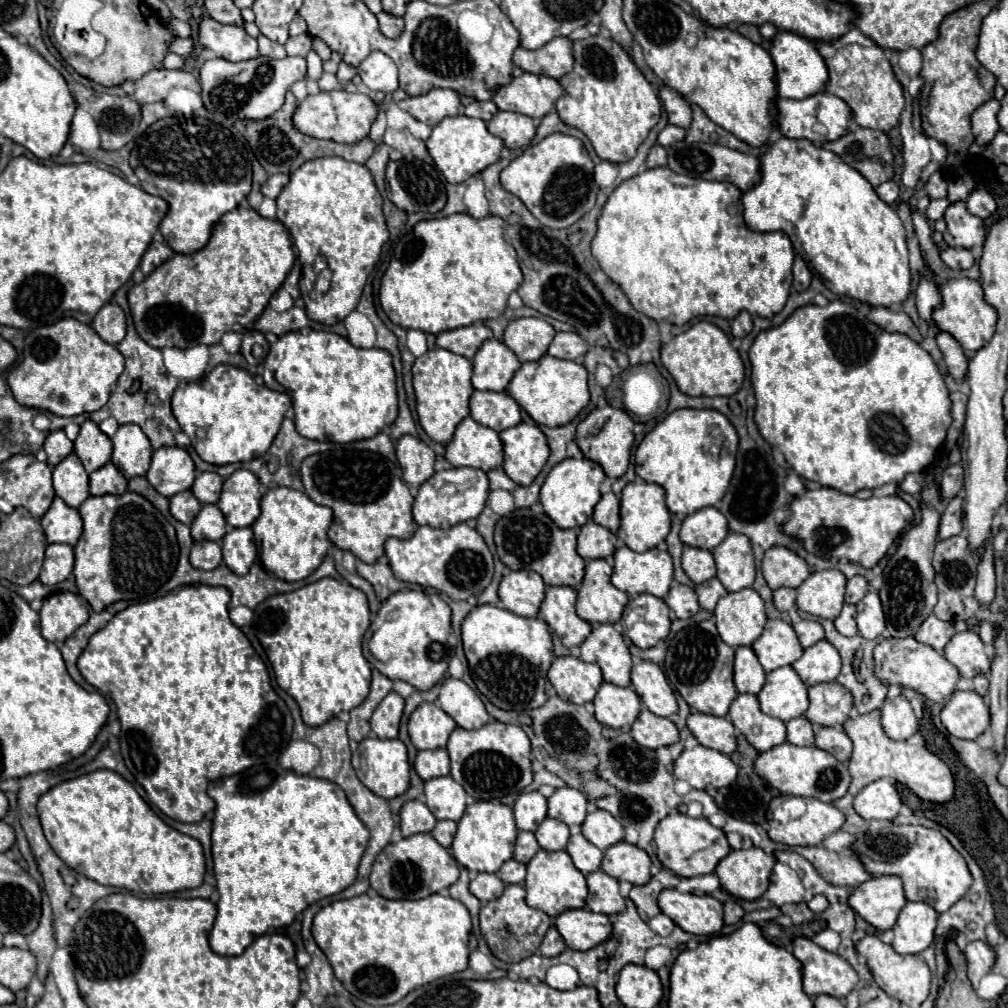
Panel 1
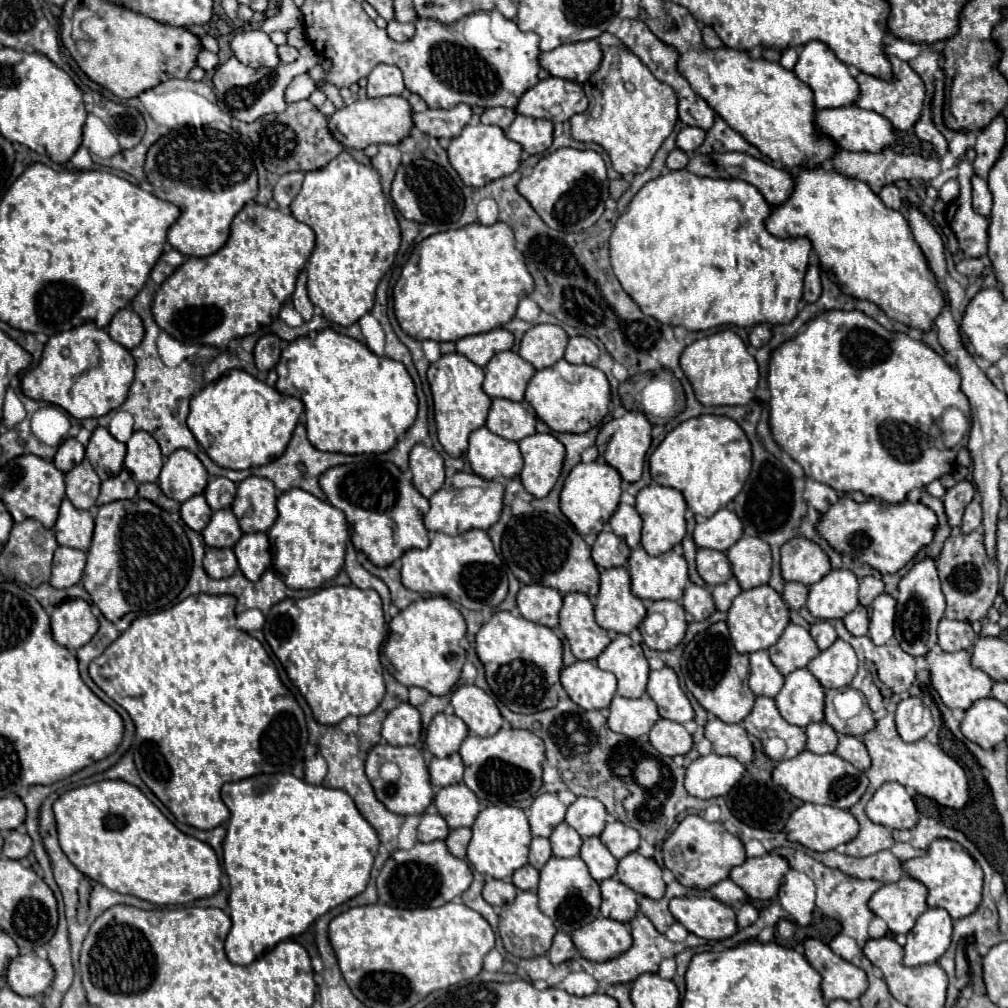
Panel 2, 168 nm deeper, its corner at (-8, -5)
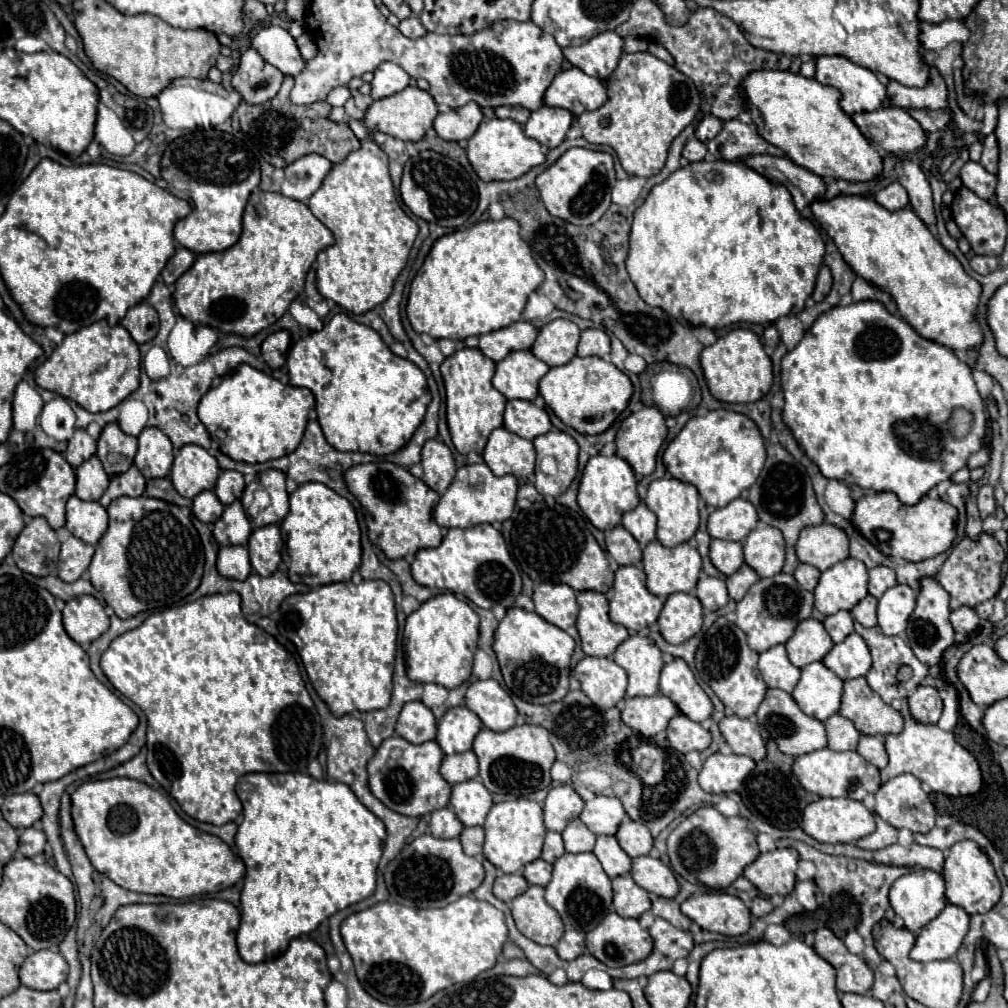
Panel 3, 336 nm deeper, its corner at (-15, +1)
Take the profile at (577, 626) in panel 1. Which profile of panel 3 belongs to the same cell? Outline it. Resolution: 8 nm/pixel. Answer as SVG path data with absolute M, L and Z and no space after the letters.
M583 590L577 594L579 616L577 630L581 636L581 646L587 656L611 656L615 648L629 636L625 626L609 620L609 602L605 594L595 590Z

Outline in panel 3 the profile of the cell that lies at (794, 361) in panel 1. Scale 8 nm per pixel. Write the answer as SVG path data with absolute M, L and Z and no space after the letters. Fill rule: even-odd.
M855 302L823 312L803 340L783 356L781 388L785 394L783 422L825 478L877 492L891 490L903 504L915 504L937 482L949 480L953 472L963 468L969 454L983 448L985 406L971 368L961 362L953 350L921 338L907 322L887 314L879 302ZM957 406L971 410L975 416L973 430L961 440L951 438L949 432L947 436L943 434L943 424Z

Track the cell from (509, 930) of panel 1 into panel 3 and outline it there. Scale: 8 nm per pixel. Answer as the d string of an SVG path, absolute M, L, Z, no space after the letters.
M529 886L527 892L517 896L511 902L511 914L517 930L541 946L555 946L565 932L557 910L547 906L545 888L541 886Z

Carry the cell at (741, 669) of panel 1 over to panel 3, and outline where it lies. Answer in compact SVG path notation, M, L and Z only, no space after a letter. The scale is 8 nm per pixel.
M773 646L759 654L759 672L769 688L791 692L799 680L799 668L787 658L785 646Z

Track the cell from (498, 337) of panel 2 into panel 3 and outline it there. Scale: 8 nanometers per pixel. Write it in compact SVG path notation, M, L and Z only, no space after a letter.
M519 320L507 328L493 330L489 334L481 334L479 336L479 350L487 358L499 362L513 350L531 348L535 338L537 338L537 328L533 328L533 324L529 324L529 322Z

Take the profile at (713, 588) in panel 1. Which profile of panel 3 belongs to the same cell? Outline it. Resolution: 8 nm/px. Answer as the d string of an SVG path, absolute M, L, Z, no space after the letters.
M743 564L735 574L731 574L727 578L727 590L729 590L729 596L739 602L743 598L743 594L749 590L751 584L755 584L759 580L759 576L755 574L753 568L749 568L747 564Z

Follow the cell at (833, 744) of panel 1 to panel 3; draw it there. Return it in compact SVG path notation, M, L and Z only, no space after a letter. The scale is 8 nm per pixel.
M861 734L859 744L857 744L857 752L877 768L887 766L887 752L885 752L883 736L865 736L865 734Z

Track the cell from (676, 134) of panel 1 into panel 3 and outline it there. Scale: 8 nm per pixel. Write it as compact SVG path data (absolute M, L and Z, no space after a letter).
M705 116L701 122L699 122L699 126L697 126L697 130L695 130L695 136L703 142L703 144L707 144L711 138L715 138L717 134L719 134L719 130L721 130L721 120L719 118L715 118L715 116Z

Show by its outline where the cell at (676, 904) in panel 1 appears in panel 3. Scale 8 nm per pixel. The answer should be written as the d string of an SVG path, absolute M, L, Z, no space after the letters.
M703 892L689 896L681 904L681 910L703 930L725 936L745 934L751 926L749 908L737 896L727 892Z

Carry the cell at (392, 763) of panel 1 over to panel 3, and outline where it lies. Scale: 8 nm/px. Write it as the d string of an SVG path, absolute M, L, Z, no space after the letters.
M401 736L387 738L371 758L369 770L369 788L371 792L391 810L405 816L423 816L433 810L445 808L449 802L451 786L439 774L439 764L443 752L435 740L423 744L411 744Z

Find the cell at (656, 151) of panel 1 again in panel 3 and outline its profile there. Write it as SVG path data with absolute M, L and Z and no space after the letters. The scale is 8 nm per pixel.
M695 136L689 138L683 148L683 158L687 158L689 162L699 162L699 160L705 160L705 156L707 156L705 144L699 142Z

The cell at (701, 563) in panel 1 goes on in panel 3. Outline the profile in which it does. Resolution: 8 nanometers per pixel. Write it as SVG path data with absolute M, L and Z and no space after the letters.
M711 540L709 558L713 566L725 576L731 576L733 572L737 572L745 562L741 542L727 542L727 540Z

